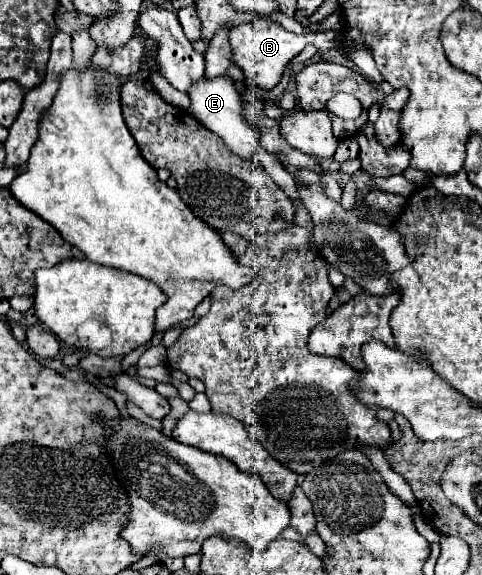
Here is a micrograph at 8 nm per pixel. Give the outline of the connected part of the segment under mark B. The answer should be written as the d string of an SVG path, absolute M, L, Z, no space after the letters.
M255 19L251 23L243 23L237 27L229 29L229 45L231 45L231 61L243 69L245 73L245 81L251 87L259 87L259 89L273 89L281 75L285 65L299 55L305 45L315 45L319 51L327 51L327 49L341 49L345 45L345 33L343 31L321 31L321 33L307 33L307 35L295 35L285 31L279 23L269 21L269 19Z

